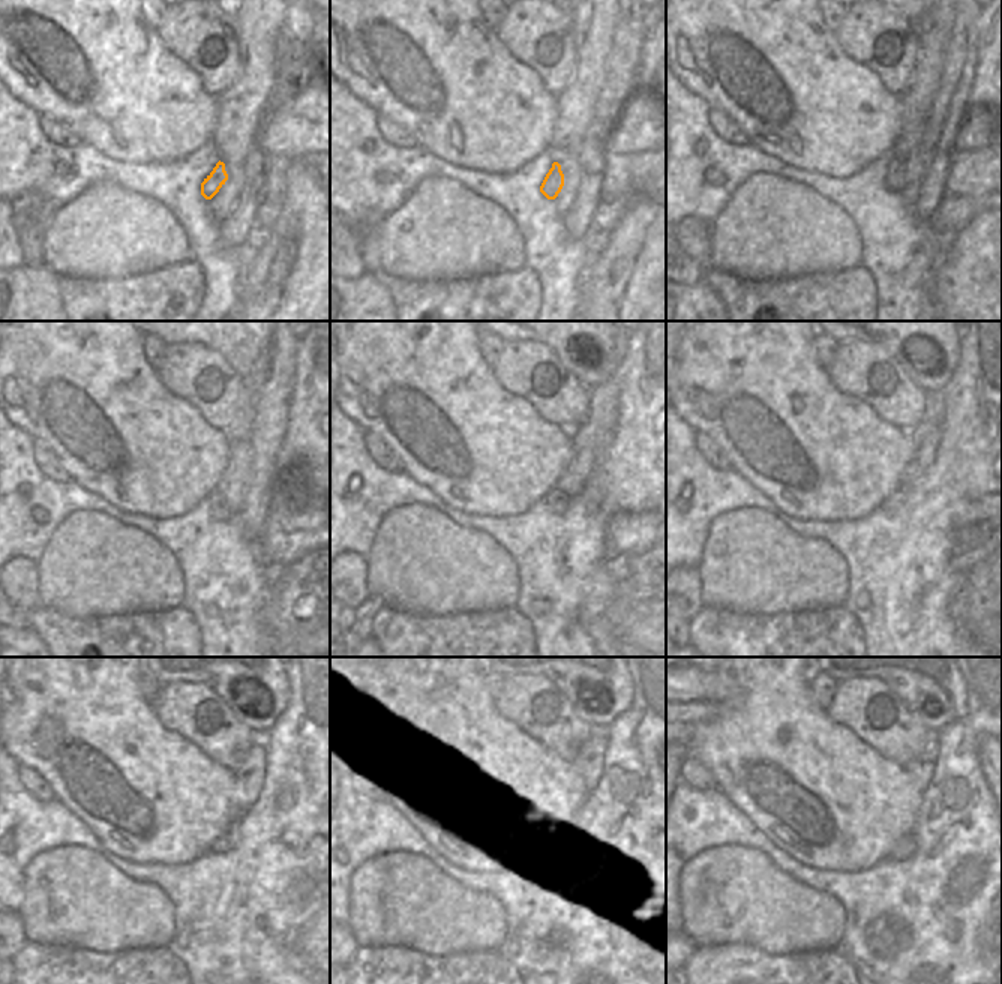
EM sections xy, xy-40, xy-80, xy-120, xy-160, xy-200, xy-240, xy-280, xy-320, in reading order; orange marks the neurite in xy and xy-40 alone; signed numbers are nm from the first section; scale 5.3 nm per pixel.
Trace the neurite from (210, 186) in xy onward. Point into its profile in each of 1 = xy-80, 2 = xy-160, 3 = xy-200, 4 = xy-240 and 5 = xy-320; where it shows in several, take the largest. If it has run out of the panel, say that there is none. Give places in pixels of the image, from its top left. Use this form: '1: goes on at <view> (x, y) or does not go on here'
1: goes on at xy-80 (894, 180)
2: goes on at xy-160 (557, 500)
3: goes on at xy-200 (899, 497)
4: goes on at xy-240 (227, 842)
5: goes on at xy-320 (903, 848)

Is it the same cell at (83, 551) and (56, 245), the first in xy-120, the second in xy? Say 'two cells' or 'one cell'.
one cell

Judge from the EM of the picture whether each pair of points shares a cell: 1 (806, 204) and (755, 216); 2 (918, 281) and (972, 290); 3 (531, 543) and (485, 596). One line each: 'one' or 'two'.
1: one
2: two
3: two

